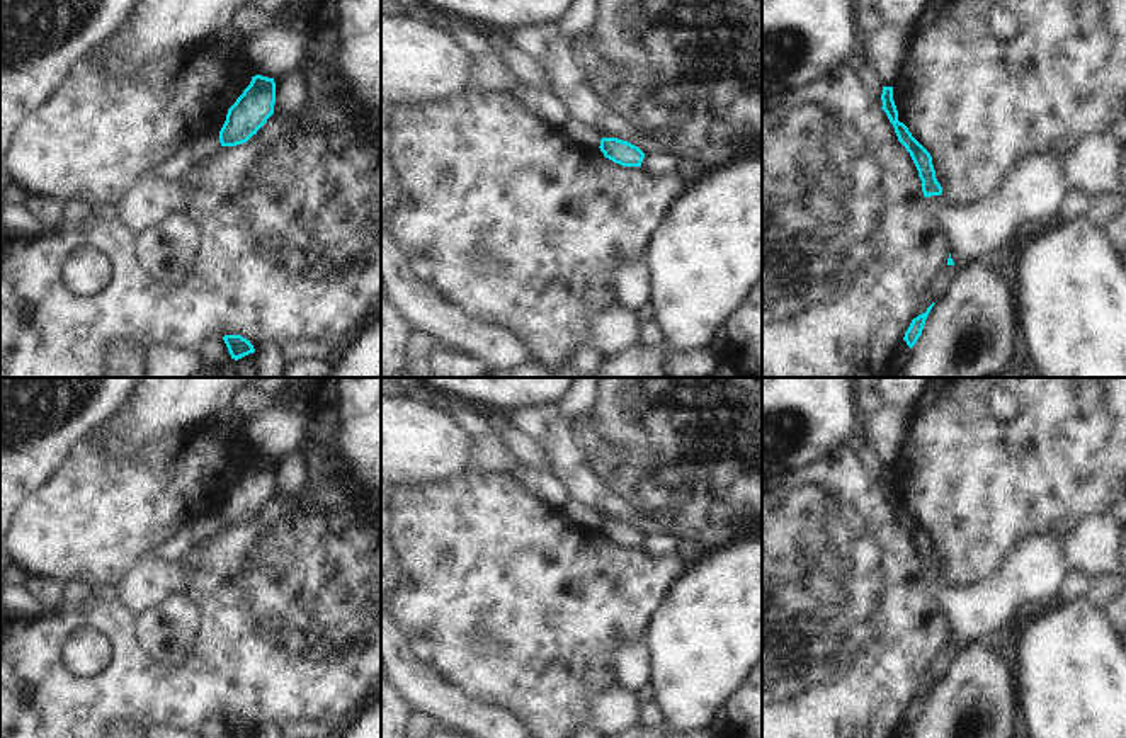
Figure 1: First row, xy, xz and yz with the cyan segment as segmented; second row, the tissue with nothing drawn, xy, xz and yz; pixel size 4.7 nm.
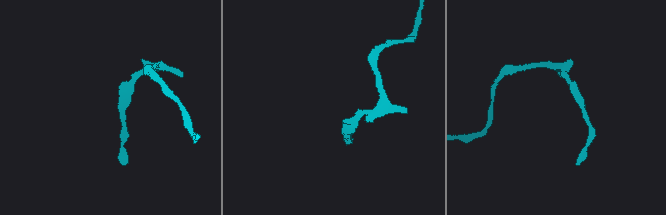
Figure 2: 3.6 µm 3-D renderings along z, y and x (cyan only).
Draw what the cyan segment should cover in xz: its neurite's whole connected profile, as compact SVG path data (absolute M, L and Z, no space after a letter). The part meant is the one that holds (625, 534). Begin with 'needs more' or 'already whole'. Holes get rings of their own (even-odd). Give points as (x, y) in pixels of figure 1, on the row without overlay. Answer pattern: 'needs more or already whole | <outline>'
already whole | M602 519L599 529L606 539L623 548L641 548L645 539L645 534L638 527L617 519Z

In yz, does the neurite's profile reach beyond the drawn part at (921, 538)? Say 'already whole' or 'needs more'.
already whole

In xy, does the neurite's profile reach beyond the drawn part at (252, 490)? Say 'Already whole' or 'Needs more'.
Already whole

